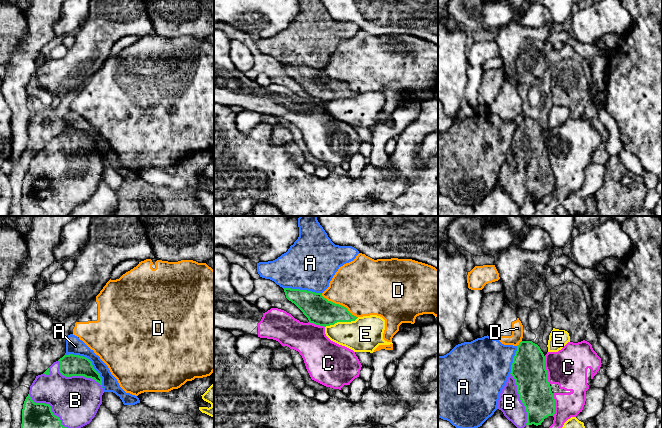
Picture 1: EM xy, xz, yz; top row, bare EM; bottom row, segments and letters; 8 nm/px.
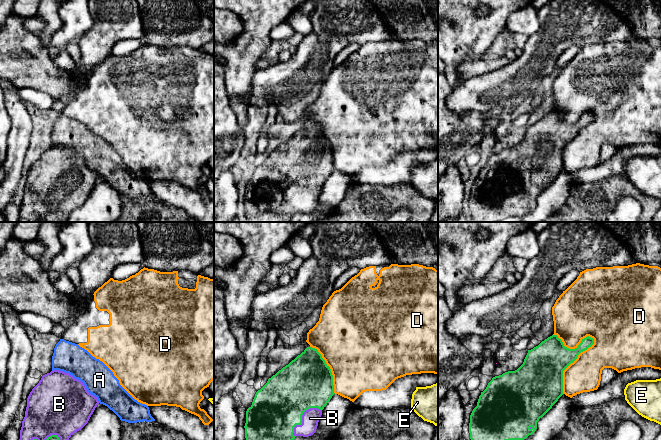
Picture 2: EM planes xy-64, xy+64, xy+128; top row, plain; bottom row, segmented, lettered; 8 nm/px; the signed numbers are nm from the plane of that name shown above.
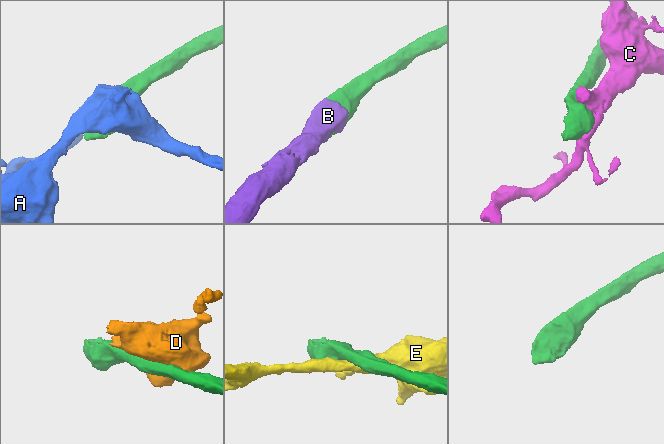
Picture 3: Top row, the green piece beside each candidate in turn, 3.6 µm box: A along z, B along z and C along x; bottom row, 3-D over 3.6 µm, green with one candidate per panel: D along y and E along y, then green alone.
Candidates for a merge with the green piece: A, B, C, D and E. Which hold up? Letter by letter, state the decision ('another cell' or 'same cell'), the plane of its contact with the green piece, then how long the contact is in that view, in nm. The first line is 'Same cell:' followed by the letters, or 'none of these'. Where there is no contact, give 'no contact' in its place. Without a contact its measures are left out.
Same cell: B
A: another cell | xy | 420 nm
B: same cell | xy | 420 nm
C: another cell | yz | 240 nm
D: another cell | xz | 340 nm
E: another cell | xz | 280 nm

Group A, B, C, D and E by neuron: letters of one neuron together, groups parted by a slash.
A / B / C / D / E

